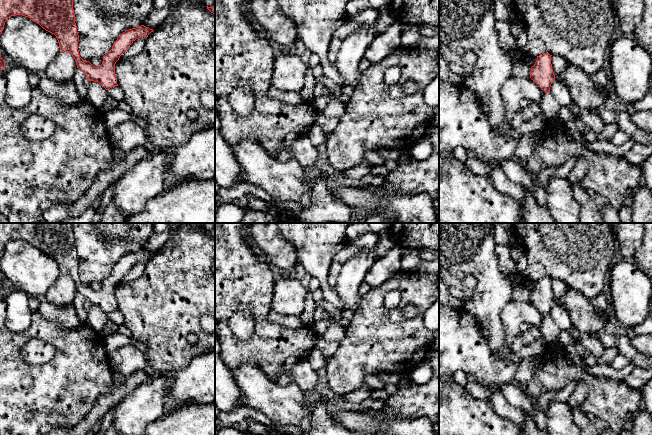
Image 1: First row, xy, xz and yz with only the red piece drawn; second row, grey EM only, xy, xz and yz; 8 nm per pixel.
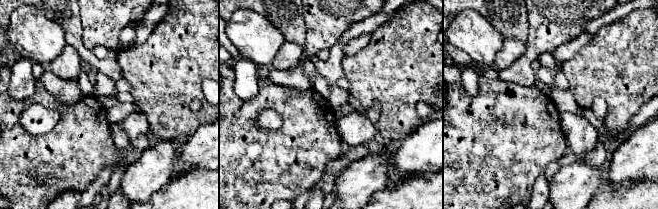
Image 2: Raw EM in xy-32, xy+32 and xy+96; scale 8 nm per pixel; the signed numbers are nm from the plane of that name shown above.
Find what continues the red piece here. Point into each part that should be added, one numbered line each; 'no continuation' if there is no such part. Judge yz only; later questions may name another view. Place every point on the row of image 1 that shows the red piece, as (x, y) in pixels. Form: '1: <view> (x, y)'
1: yz (550, 107)

